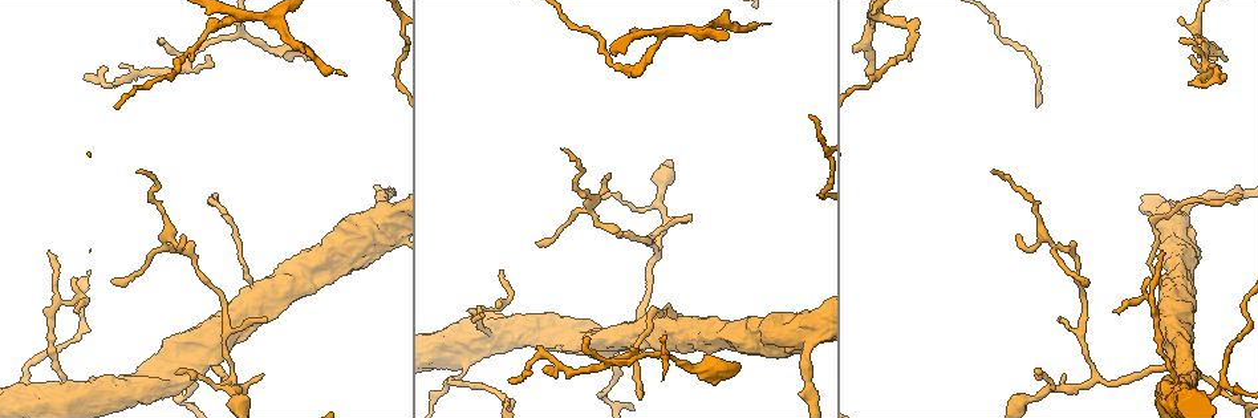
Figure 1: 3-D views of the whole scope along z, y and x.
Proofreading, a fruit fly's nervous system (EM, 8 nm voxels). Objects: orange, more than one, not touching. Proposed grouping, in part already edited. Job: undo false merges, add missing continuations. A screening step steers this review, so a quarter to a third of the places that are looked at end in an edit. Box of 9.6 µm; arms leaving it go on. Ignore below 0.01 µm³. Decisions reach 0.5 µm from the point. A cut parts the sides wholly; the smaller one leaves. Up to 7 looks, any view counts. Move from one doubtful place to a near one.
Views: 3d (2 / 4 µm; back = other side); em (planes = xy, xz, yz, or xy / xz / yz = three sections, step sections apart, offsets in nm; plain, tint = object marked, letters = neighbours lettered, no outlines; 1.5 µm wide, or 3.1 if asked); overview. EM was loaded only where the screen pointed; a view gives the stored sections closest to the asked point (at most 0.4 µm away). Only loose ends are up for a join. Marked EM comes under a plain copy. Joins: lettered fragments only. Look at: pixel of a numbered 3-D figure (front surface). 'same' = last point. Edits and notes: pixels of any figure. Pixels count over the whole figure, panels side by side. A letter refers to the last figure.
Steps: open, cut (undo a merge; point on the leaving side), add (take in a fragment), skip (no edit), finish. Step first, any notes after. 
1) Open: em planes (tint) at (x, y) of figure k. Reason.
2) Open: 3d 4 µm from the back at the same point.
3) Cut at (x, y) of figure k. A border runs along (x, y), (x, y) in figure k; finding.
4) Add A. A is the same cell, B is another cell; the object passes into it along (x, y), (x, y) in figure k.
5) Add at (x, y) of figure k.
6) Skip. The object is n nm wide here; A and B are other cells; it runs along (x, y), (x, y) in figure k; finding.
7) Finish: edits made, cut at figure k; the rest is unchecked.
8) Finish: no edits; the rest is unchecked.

Open: em yz step 4 (letters) at (341, 72) of figure 1. An open end.

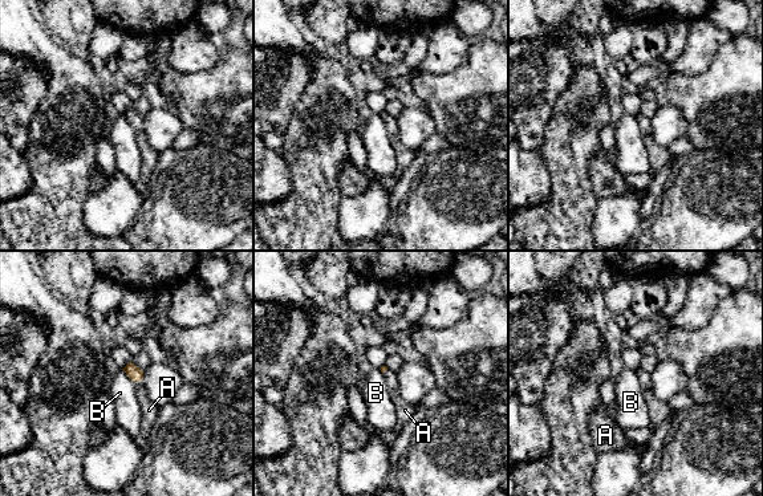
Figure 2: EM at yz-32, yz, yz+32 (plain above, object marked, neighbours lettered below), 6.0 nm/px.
Add A. A is the same cell, B is another cell; the object passes into it along (134, 373), (138, 379), (149, 410) in figure 2; it goes on there.

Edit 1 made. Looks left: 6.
Open: 3d 4 µm at (208, 57) of figure 1. Tapers out.

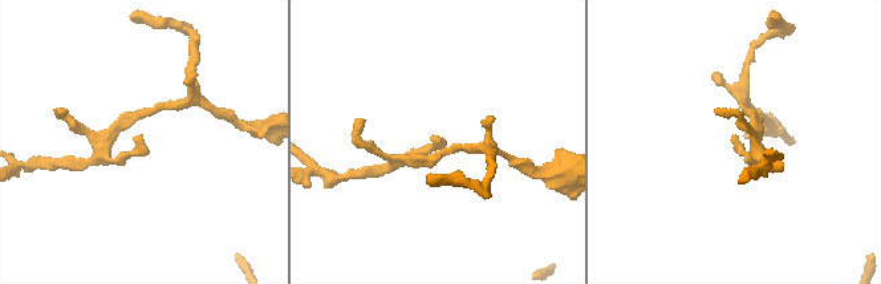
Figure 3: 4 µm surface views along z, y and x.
Open: em planes (letters) at (435, 135) of figure 3. Shape alone is not enough.

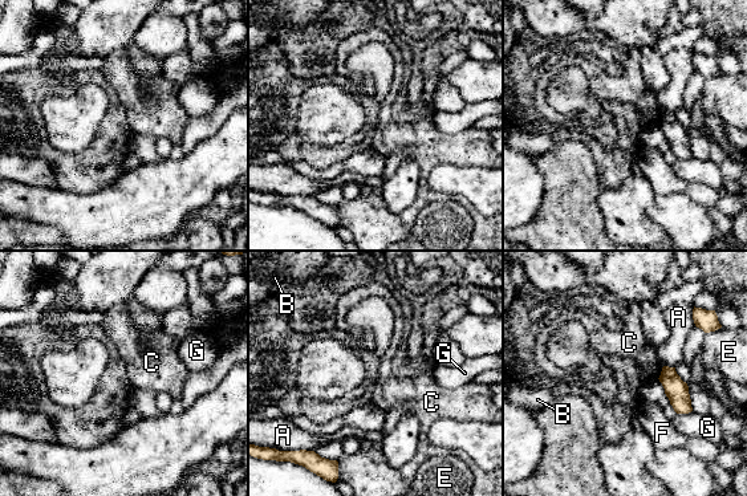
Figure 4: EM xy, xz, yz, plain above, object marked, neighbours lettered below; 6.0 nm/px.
Skip. The longest contact is with E, 130 nm; A, B, C, E, F and G are other cells; no lettered fragment goes on from it.

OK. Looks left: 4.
Open: 3d 4 µm at (716, 383) of figure 1. Branch stops here.

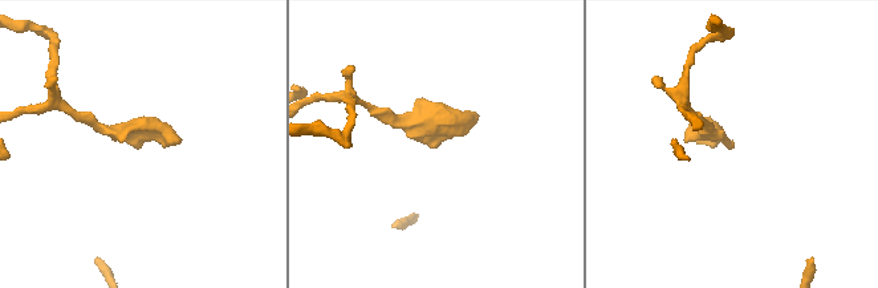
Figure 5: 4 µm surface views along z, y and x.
Open: em planes (letters) at (140, 145) of figure 5.

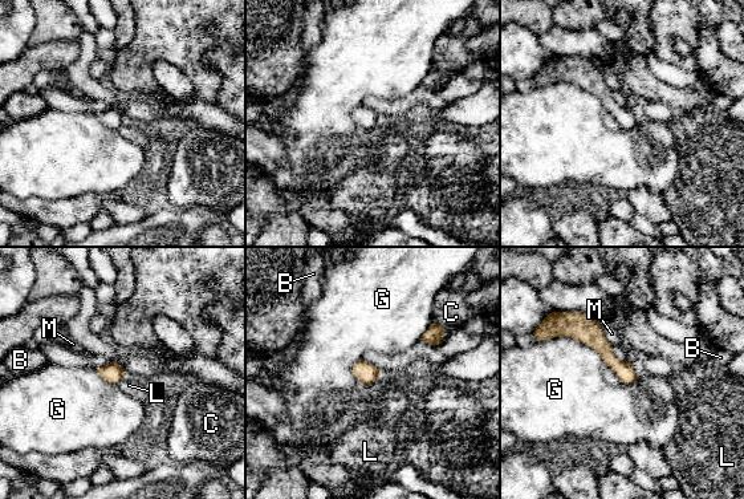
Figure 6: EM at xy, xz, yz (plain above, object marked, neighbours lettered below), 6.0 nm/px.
Skip. The object is 110 nm wide here; B, C, G, L and M are other cells; it runs along (562, 329), (584, 329), (633, 378) in figure 6; no lettered fragment goes on from it.

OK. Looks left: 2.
Finish: edits made, add at figure 2; the rest is unchecked.

